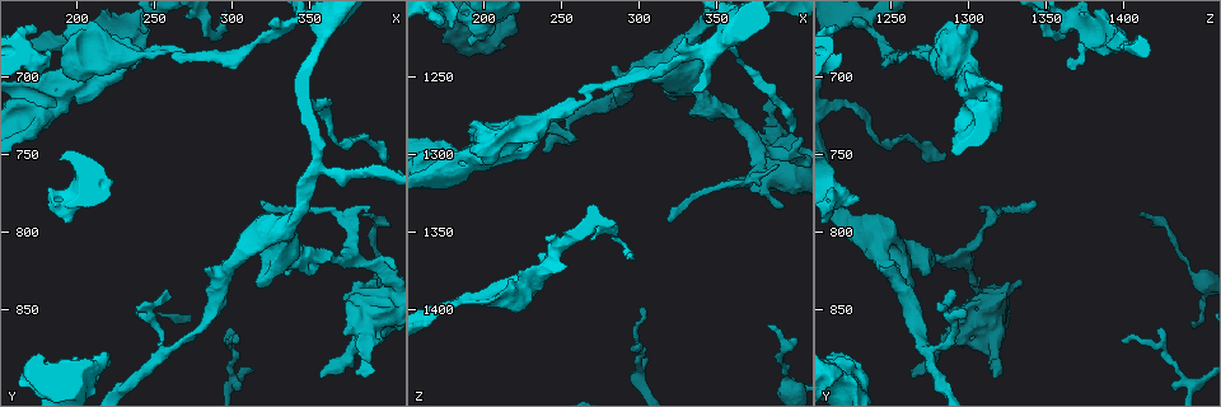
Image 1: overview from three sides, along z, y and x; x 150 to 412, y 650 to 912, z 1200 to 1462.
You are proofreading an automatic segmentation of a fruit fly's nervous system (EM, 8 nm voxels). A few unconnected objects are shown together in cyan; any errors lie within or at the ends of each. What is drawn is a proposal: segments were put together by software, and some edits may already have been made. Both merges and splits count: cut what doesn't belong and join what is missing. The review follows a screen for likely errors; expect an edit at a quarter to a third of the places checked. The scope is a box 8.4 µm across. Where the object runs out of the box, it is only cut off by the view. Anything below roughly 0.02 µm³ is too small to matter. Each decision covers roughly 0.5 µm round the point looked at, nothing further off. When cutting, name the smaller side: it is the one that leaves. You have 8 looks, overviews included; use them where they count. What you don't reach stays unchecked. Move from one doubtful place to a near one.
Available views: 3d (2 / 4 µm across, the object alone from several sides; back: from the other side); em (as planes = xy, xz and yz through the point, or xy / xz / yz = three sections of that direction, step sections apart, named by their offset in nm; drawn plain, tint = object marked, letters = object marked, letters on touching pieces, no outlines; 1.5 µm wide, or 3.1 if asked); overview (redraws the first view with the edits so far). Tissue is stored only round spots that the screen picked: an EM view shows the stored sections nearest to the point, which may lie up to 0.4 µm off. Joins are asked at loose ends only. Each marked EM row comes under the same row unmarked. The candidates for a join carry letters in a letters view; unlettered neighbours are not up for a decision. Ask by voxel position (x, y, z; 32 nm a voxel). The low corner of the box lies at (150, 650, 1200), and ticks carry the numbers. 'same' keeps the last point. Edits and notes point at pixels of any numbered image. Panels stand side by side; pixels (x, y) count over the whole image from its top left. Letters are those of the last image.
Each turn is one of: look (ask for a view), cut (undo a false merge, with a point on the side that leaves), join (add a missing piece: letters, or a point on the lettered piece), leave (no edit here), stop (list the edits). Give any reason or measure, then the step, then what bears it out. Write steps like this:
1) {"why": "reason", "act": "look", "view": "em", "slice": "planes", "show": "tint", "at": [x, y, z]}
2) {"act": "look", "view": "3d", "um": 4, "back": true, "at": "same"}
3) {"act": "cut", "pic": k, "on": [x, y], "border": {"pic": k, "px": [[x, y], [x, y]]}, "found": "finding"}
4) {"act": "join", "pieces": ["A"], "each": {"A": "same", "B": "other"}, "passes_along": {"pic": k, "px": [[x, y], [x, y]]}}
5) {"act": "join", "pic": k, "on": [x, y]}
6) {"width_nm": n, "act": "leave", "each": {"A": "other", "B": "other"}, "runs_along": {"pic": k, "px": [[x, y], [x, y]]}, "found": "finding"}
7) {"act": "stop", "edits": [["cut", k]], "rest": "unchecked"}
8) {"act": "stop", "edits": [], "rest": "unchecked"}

{"why": "sharp bend", "act": "look", "view": "3d", "um": 4, "at": [256, 878, 1272]}

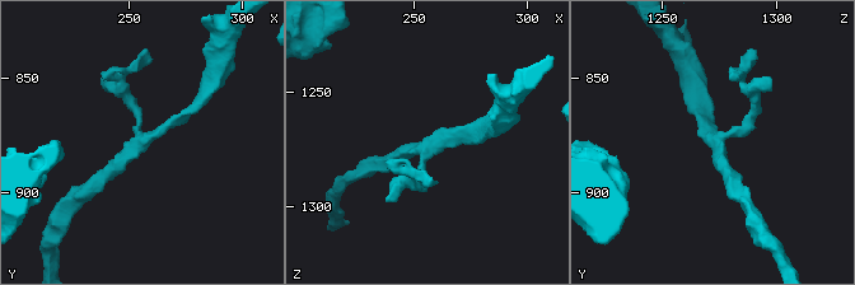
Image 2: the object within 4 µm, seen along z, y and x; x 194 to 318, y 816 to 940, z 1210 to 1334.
{"arms": 3, "why": "now the EM", "act": "look", "view": "em", "slice": "xz", "step": 8, "show": "tint", "at": [256, 878, 1272]}

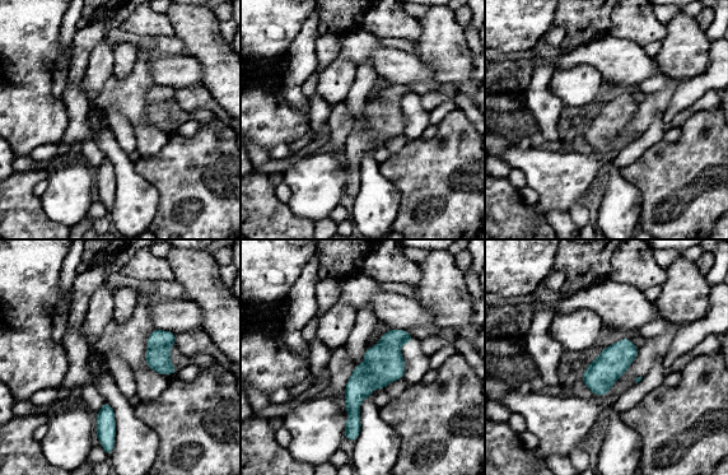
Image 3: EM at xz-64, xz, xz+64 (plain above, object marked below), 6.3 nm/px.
{"act": "look", "view": "em", "slice": "xz", "step": 8, "show": "letters", "at": "same"}

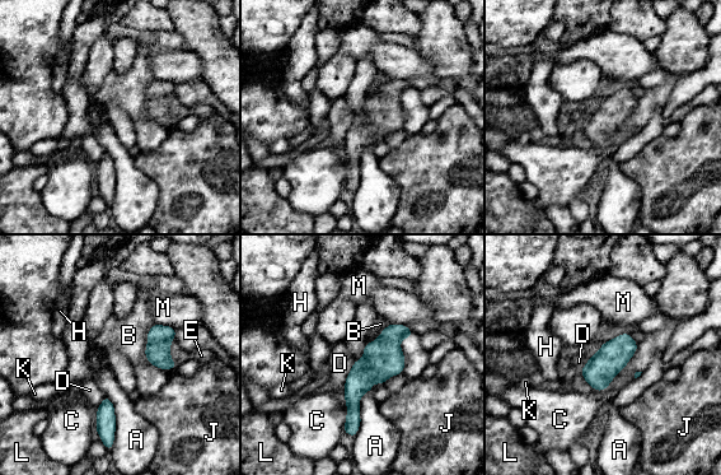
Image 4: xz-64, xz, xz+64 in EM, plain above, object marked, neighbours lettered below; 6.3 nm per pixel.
{"act": "leave", "each": {"A": "other", "B": "other", "C": "other", "D": "other", "E": "other", "H": "other", "J": "other", "K": "other", "L": "other", "M": "other"}, "found": "one cell here"}

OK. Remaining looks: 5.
{"why": "abrupt turn", "act": "look", "view": "em", "slice": "planes", "show": "tint", "at": [202, 692, 1294]}

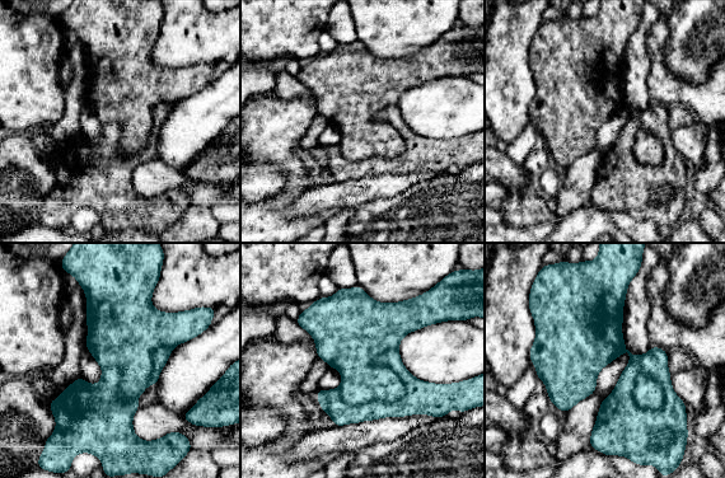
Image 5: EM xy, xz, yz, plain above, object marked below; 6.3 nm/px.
{"why": "see the neighbours", "act": "look", "view": "em", "slice": "planes", "show": "letters", "at": "same"}

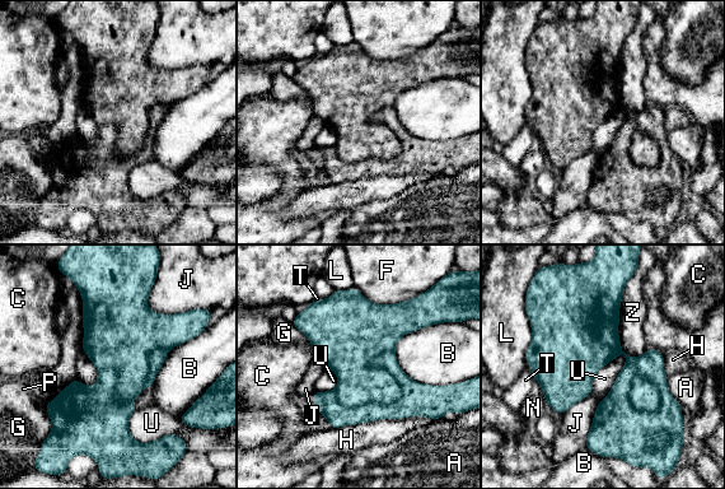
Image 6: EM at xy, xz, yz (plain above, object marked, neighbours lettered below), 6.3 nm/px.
{"width_nm": 110, "act": "leave", "each": {"A": "other", "B": "other", "C": "other", "F": "other", "G": "other", "H": "other", "J": "other", "L": "other", "N": "other", "P": "other", "T": "other", "U": "other", "Z": "other"}, "border": {"pic": 6, "px": [[622, 353], [625, 366], [599, 401]]}, "found": "all the same cell"}

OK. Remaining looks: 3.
{"why": "an open end", "act": "look", "view": "3d", "um": 4, "at": [384, 788, 1412]}

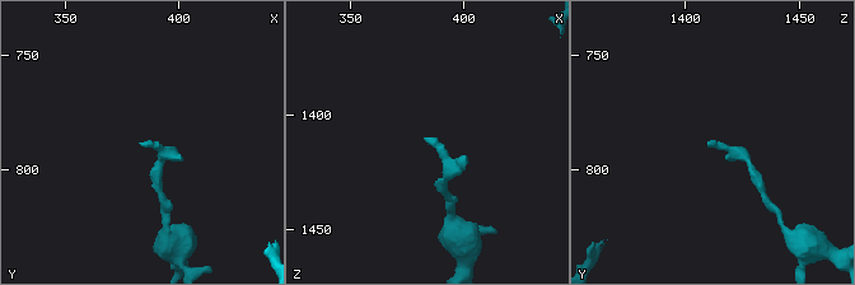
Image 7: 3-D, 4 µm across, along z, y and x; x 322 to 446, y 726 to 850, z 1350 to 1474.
{"why": "need the tissue", "act": "look", "view": "em", "slice": "planes", "show": "letters", "at": [382, 789, 1410]}

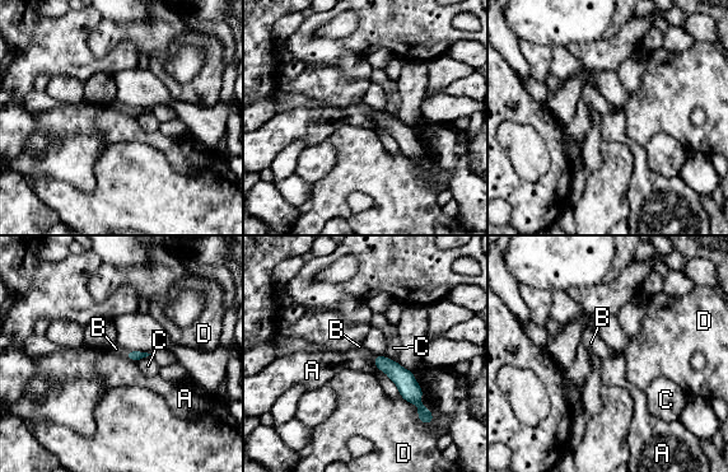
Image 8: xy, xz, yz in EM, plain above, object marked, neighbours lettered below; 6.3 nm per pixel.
{"act": "join", "pieces": ["B"], "each": {"A": "other", "B": "same", "C": "other", "D": "other"}, "passes_along": {"pic": 8, "px": [[134, 355], [126, 354], [116, 349]]}, "found": "it goes on there"}

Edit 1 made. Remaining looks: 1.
{"act": "stop", "edits": [["join", 8]], "rest": "unchecked"}

